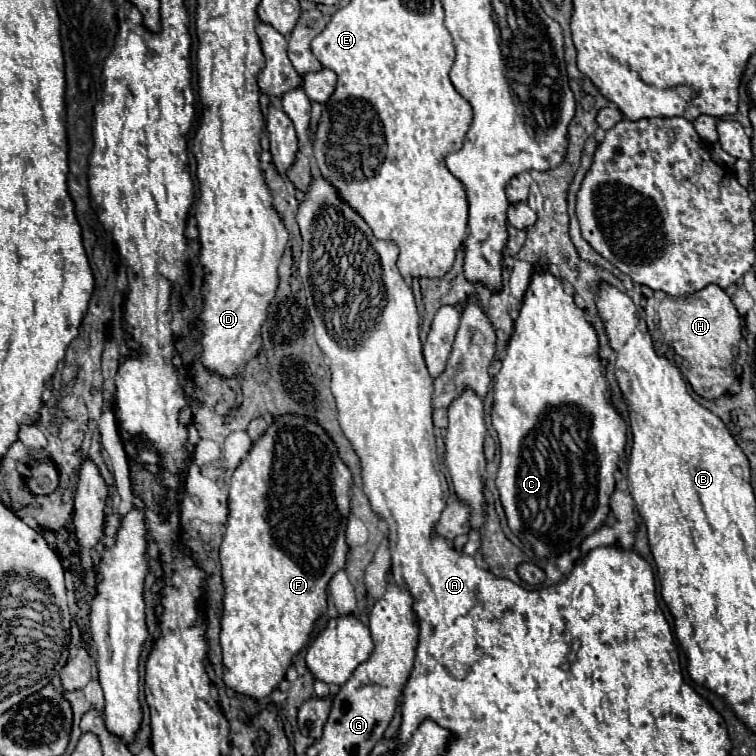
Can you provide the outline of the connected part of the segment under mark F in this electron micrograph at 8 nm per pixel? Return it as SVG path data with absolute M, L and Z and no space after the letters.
M284 416L276 418L274 424L266 430L258 442L252 444L246 460L232 472L230 476L230 488L228 488L228 506L230 516L226 522L226 534L220 544L220 564L222 564L222 584L224 584L224 598L222 598L222 618L220 618L220 646L222 646L222 664L224 664L224 684L234 690L240 696L248 696L252 700L266 698L278 684L284 680L284 674L288 666L292 664L292 658L300 652L300 648L310 640L310 634L314 630L316 620L326 612L326 586L330 578L344 568L348 546L344 542L344 522L350 514L350 482L352 474L348 466L340 460L336 454L334 442L328 438L328 434L318 426L312 424L308 418L302 416Z

